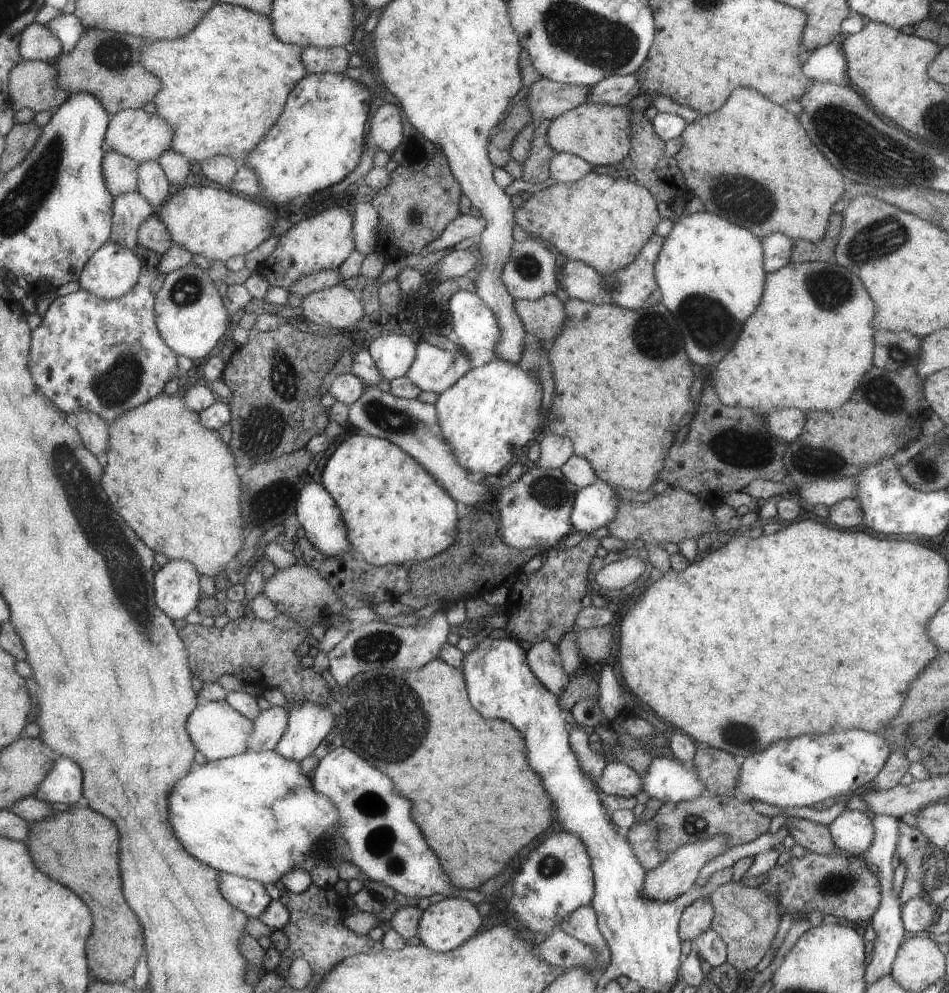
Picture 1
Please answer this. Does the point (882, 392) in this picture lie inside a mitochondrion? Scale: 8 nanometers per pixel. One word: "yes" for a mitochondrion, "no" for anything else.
yes

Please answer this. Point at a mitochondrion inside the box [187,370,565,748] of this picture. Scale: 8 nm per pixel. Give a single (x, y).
(456, 572)

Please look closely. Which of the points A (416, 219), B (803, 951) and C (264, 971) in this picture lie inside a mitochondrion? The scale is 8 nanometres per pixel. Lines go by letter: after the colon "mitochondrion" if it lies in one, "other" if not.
A: mitochondrion
B: other
C: other

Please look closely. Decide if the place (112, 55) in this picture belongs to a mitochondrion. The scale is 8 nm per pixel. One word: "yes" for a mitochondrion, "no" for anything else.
yes

